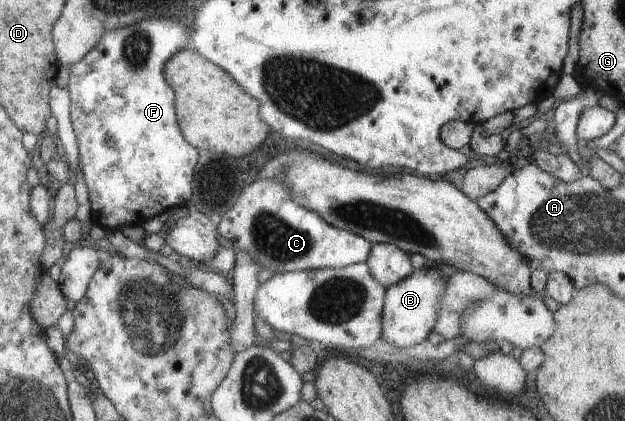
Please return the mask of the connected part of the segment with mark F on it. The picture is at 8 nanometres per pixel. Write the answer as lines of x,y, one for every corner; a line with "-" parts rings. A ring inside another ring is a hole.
170,17
170,20
148,20
140,19
135,23
117,27
104,31
98,42
92,46
90,50
78,62
72,63
69,68
69,77
67,81
67,89
70,97
70,118
71,125
74,131
74,136
77,142
79,164
83,180
85,182
87,193
89,196
91,220
93,223
101,226
106,231
113,229
119,230
121,226
135,224
140,225
146,218
158,216
160,213
171,210
174,207
180,207
188,204
190,200
190,182
192,182
192,169
198,162
198,149
190,146
184,140
183,134
174,118
175,106
174,95
171,86
164,80
162,74
162,66
164,63
180,49
184,49
186,44
187,32
186,20
178,20
178,17

